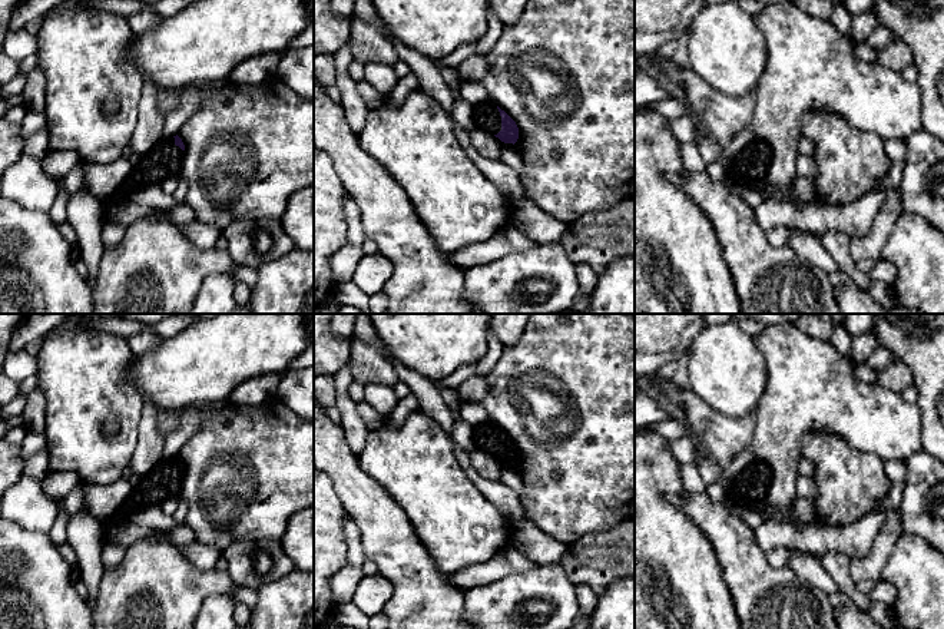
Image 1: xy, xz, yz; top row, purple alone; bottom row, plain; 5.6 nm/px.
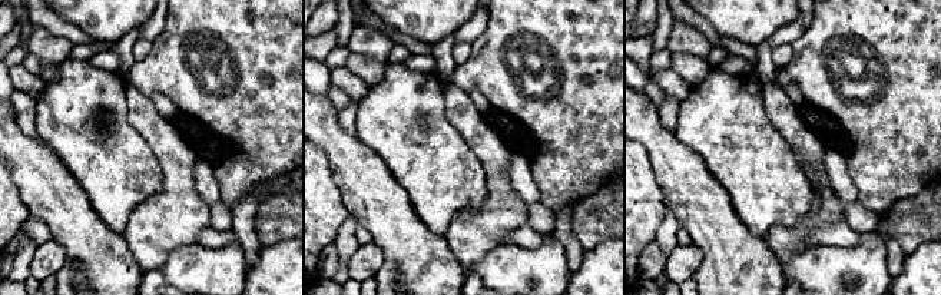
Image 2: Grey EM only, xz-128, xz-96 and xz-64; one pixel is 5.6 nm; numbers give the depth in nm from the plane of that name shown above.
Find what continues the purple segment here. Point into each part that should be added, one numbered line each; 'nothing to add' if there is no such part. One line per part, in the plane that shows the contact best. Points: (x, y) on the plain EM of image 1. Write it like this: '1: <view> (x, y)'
1: xz (486, 436)

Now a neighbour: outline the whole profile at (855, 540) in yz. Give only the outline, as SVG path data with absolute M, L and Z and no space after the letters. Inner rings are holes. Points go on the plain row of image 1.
M902 483L892 484L875 512L845 527L825 526L818 522L791 524L765 519L753 530L755 540L764 553L784 547L815 557L829 553L842 553L851 559L864 557L871 553L874 539L888 513L900 506L902 490Z

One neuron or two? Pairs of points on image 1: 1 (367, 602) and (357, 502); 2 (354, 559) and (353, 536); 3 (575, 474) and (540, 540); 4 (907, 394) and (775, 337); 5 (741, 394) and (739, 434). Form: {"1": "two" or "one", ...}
{"1": "two", "2": "one", "3": "two", "4": "two", "5": "two"}

